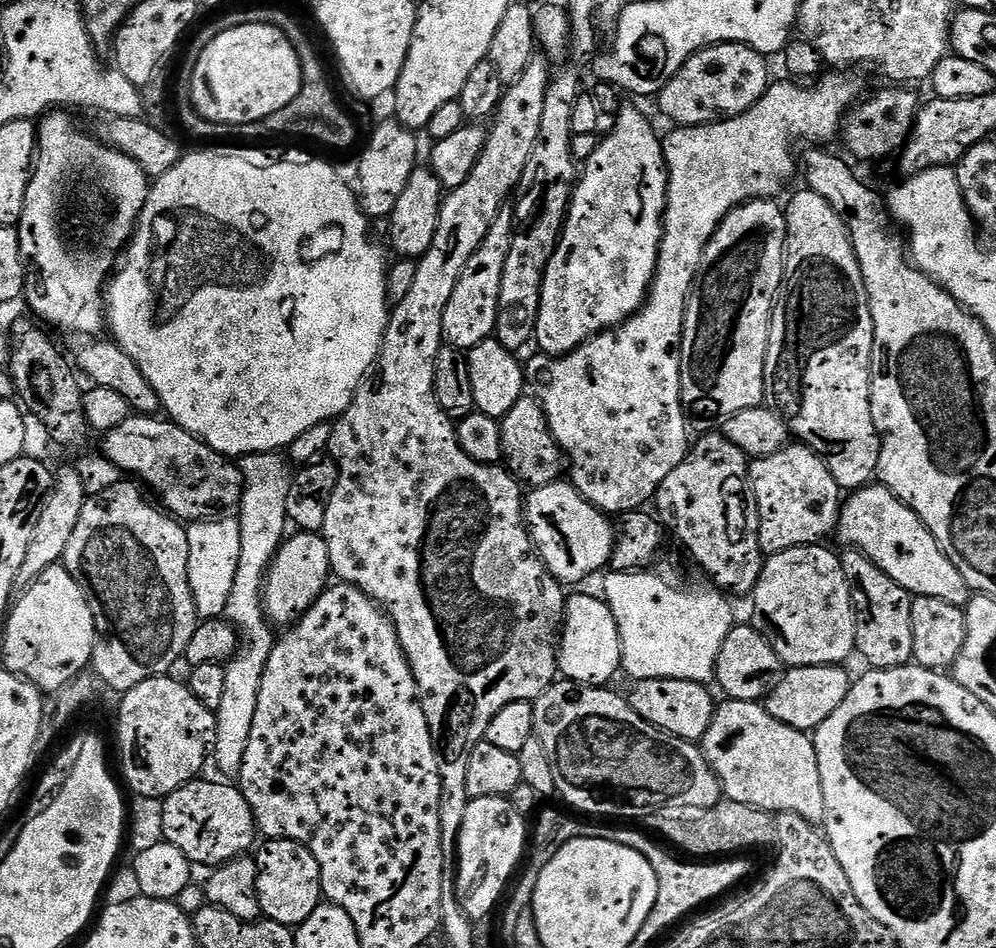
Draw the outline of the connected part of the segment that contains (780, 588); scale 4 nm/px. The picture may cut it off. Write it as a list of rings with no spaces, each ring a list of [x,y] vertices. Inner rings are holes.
[[[807,544],[806,546],[802,546],[801,548],[791,548],[790,550],[782,550],[781,552],[771,553],[764,561],[764,569],[762,570],[762,574],[758,578],[758,582],[756,583],[756,589],[750,593],[750,601],[752,600],[752,617],[750,617],[751,623],[754,627],[759,630],[760,633],[763,634],[764,637],[770,642],[770,646],[774,646],[774,650],[780,655],[781,660],[784,661],[785,665],[788,668],[805,668],[806,666],[826,666],[827,664],[831,664],[833,666],[843,665],[845,662],[844,659],[847,658],[848,655],[853,655],[856,652],[856,607],[852,605],[852,595],[850,594],[850,582],[846,582],[846,570],[842,570],[842,562],[840,561],[840,556],[837,553],[832,553],[830,549],[824,548],[828,546],[821,546],[820,544]]]

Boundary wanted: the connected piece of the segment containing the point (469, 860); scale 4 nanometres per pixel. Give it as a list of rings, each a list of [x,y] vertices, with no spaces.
[[[495,796],[494,798],[478,798],[468,801],[466,819],[462,822],[460,837],[456,840],[454,879],[456,881],[456,897],[462,910],[474,922],[480,922],[483,916],[490,915],[495,910],[496,903],[498,903],[497,908],[501,903],[502,897],[517,871],[516,863],[519,862],[520,855],[522,855],[522,860],[526,852],[524,824],[526,824],[526,817],[518,814],[518,810],[514,810],[511,799]]]

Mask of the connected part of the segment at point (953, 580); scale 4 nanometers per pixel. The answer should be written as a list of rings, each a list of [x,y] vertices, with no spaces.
[[[879,482],[855,489],[852,496],[843,501],[840,506],[840,520],[836,523],[835,539],[848,544],[849,549],[866,554],[870,562],[874,562],[898,586],[902,586],[913,596],[929,596],[942,598],[942,602],[950,602],[950,606],[964,608],[970,599],[970,589],[966,578],[946,558],[946,554],[938,546],[934,534],[895,496],[889,488]]]

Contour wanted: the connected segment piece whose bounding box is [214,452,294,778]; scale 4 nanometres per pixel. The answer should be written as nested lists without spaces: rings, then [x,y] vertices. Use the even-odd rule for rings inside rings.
[[[259,452],[239,457],[240,472],[244,475],[244,493],[240,499],[238,519],[242,530],[242,551],[238,558],[238,571],[234,574],[234,586],[230,590],[230,602],[226,602],[224,616],[236,629],[241,641],[235,656],[226,664],[226,691],[222,698],[222,706],[218,706],[216,714],[216,743],[214,745],[214,764],[220,767],[221,777],[239,777],[242,770],[242,758],[246,758],[246,742],[250,742],[250,730],[254,726],[254,710],[258,707],[258,694],[262,686],[262,674],[268,665],[274,643],[273,625],[268,613],[264,610],[264,581],[268,579],[268,570],[276,551],[284,543],[290,532],[288,503],[294,479],[294,468],[287,459],[283,460],[280,452]]]

